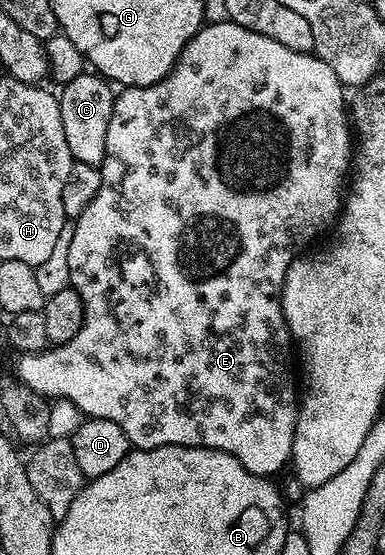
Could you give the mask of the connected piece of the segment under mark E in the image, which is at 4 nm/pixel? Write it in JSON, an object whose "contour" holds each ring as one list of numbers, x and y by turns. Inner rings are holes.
{"contour":[[222,19,204,24,196,33,194,39,183,48,179,60,176,61,174,69,152,85,132,85,118,90,113,103,113,115,109,119,109,135,105,139,107,148,107,162,102,166,103,182,89,207,81,211,79,217,74,218,75,230,69,233,69,271,75,269,74,281,87,281,87,301,85,307,85,319,81,331,69,343,48,347,42,353,25,353,18,359,18,380,28,385,34,393,41,397,57,401,67,401,75,405,88,418,100,417,109,419,125,431,125,435,137,449,156,449,166,445,188,445,189,447,201,447,202,449,220,449,234,455,236,462,242,465,245,473,252,473,258,477,274,478,275,472,291,460,291,448,293,447,293,435,295,434,295,420,299,417,297,404,297,393,295,397,295,377,291,374,291,353,293,357,293,342,291,332,287,330,285,315,283,314,283,284,287,278,289,267,295,258,300,256,301,251,306,250,314,237,319,237,327,228,334,226,341,216,341,210,345,204,345,182,349,177,349,170,353,165,353,137,351,141,351,129,347,126,347,109,343,106,343,93,345,86,337,79,333,67,322,61,314,52,302,53,285,47,285,43,277,43,277,39,269,39,265,35,257,35,257,31,249,31,241,27,235,21]]}

